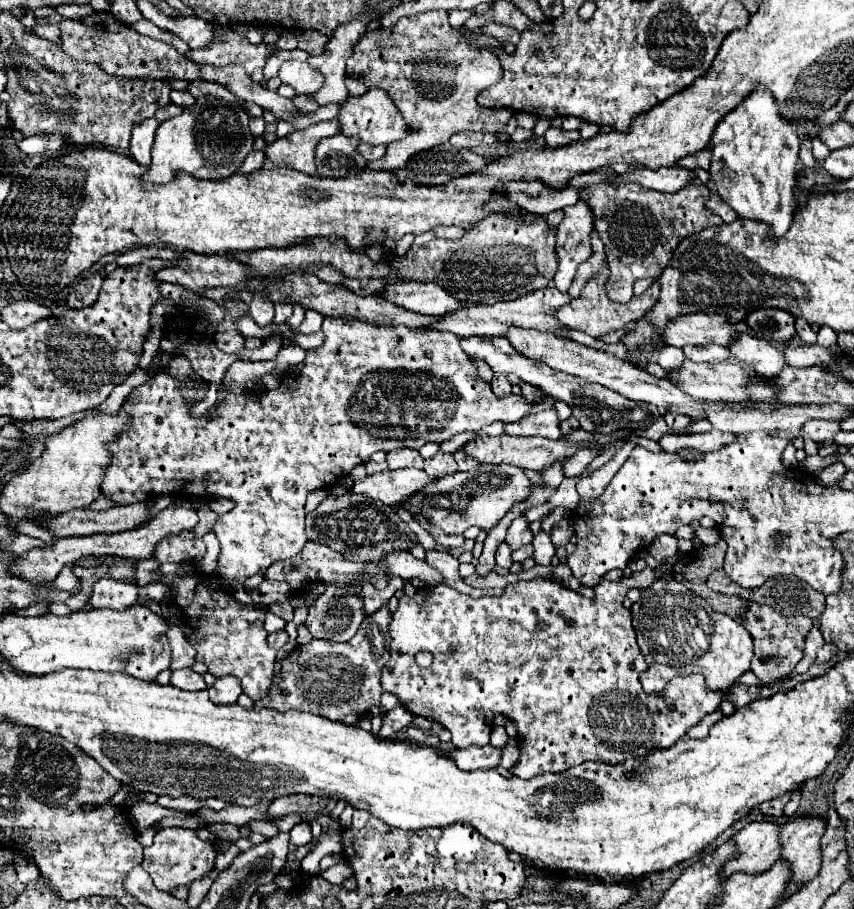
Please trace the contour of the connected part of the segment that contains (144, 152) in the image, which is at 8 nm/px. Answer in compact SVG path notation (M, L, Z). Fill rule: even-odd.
M155 118L143 120L139 124L133 126L133 136L131 136L131 156L141 164L141 166L149 166L151 164L151 146L155 140L155 130L157 130L159 122Z

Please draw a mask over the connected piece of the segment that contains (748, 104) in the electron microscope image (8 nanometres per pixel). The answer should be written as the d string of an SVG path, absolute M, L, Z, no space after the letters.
M757 86L741 104L731 110L711 136L711 168L719 196L741 216L771 224L771 236L783 236L795 212L795 164L799 160L799 138L795 124L789 124L781 114L775 96Z

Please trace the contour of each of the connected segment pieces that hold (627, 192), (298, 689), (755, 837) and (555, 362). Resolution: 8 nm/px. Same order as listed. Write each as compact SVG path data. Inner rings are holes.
M597 168L593 172L575 176L569 184L581 188L581 200L587 202L595 214L595 228L601 234L607 264L611 268L607 288L609 298L629 302L633 282L641 278L657 278L685 236L701 232L709 226L717 226L723 220L705 208L709 198L707 186L687 186L675 194L661 194L631 182L611 184L609 178L613 174L615 170L611 168Z
M385 604L363 620L363 626L349 642L311 640L305 646L297 646L293 654L281 662L279 684L275 684L261 700L255 700L255 708L267 706L281 712L301 710L321 714L329 720L355 724L363 712L379 704L383 694L379 676L389 660L389 622L391 612Z
M753 822L739 830L733 836L739 856L723 864L721 876L731 876L733 872L751 876L767 872L777 862L777 832L779 828L771 822Z
M509 328L509 332L505 334L505 338L511 342L511 346L531 358L531 360L539 360L543 364L547 364L549 368L561 370L561 372L569 372L573 376L585 378L589 382L597 382L609 390L619 392L621 396L635 400L635 402L647 402L657 406L659 410L669 410L669 412L685 412L685 414L695 414L695 412L719 412L719 410L753 410L755 404L751 400L739 402L739 404L727 404L727 402L707 402L707 400L697 400L693 396L685 396L685 392L681 392L679 388L673 388L665 378L655 378L649 372L621 360L615 358L603 350L595 350L589 346L583 346L575 340L567 340L567 338L559 338L551 332L539 332L539 330L525 330L525 328Z

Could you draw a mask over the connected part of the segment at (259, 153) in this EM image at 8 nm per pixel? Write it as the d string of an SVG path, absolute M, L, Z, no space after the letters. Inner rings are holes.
M251 150L249 156L245 158L243 166L241 166L241 172L249 174L253 170L259 170L263 166L263 162L265 162L265 152L263 150Z

